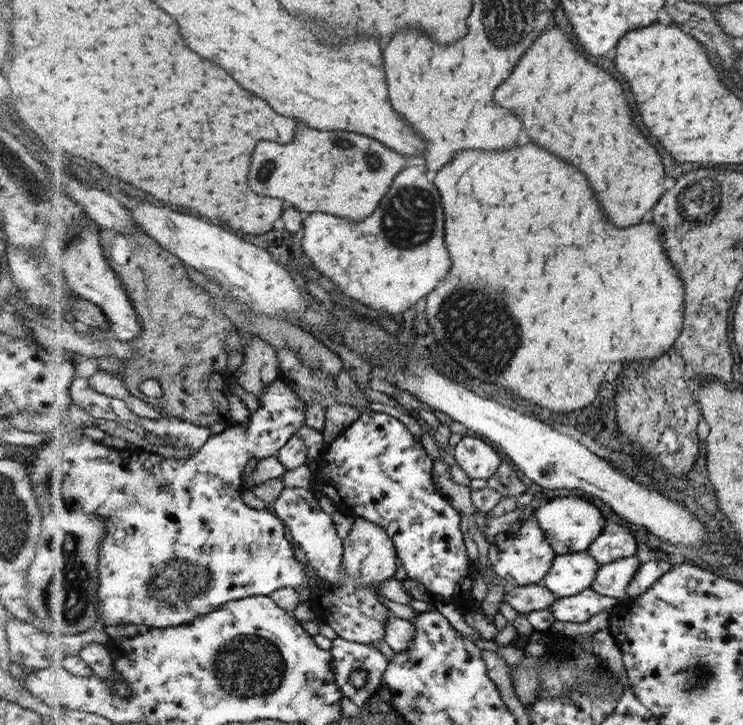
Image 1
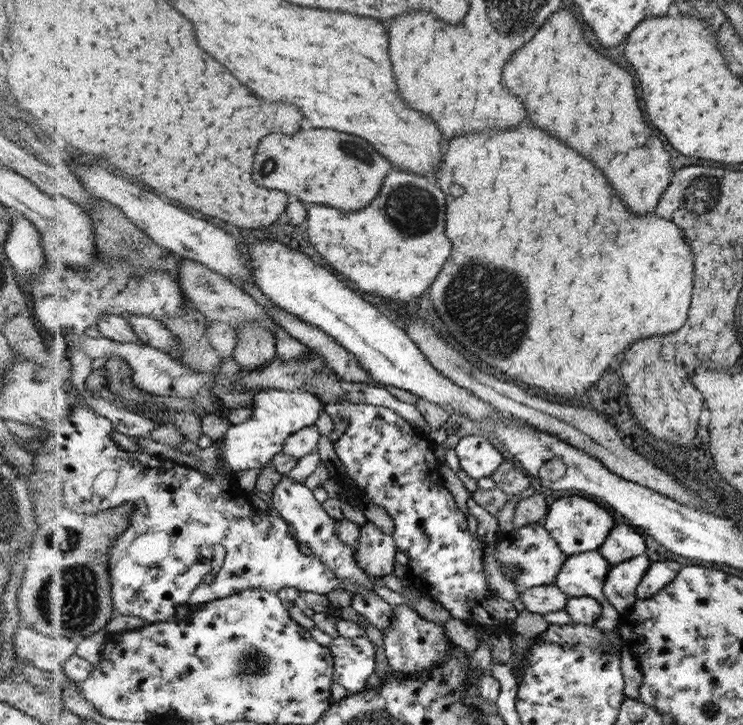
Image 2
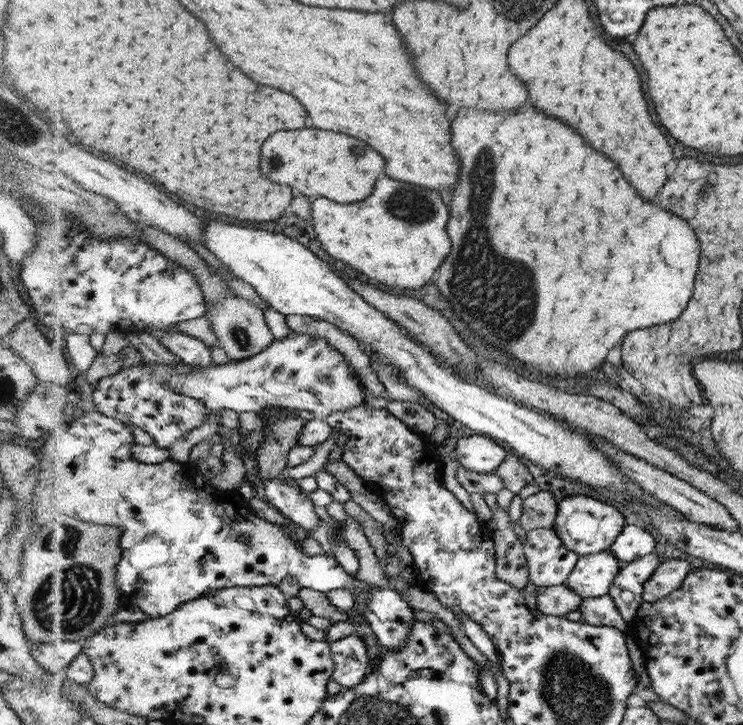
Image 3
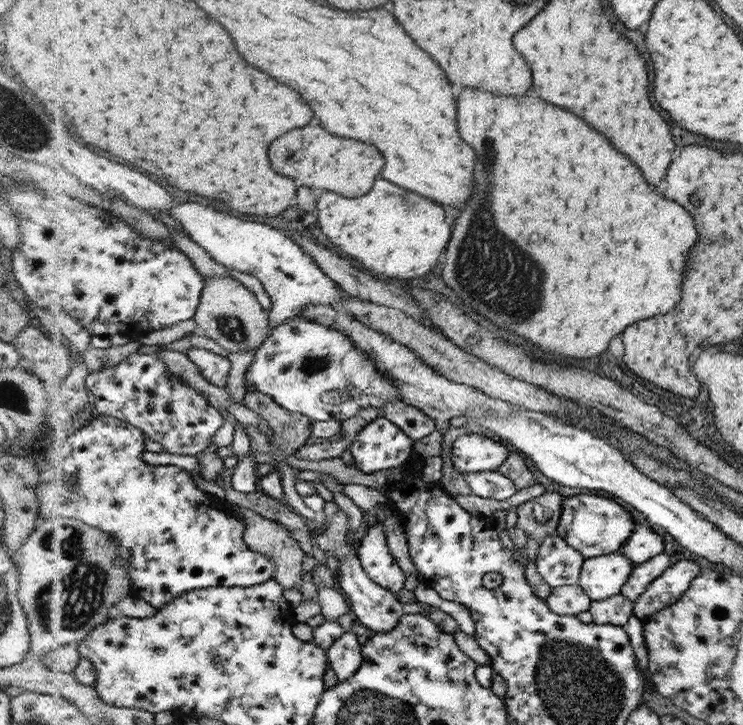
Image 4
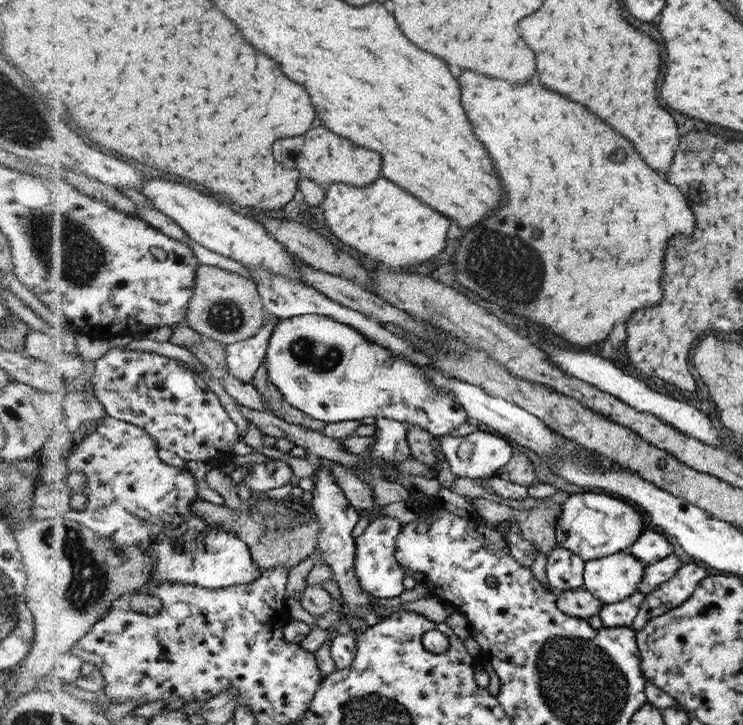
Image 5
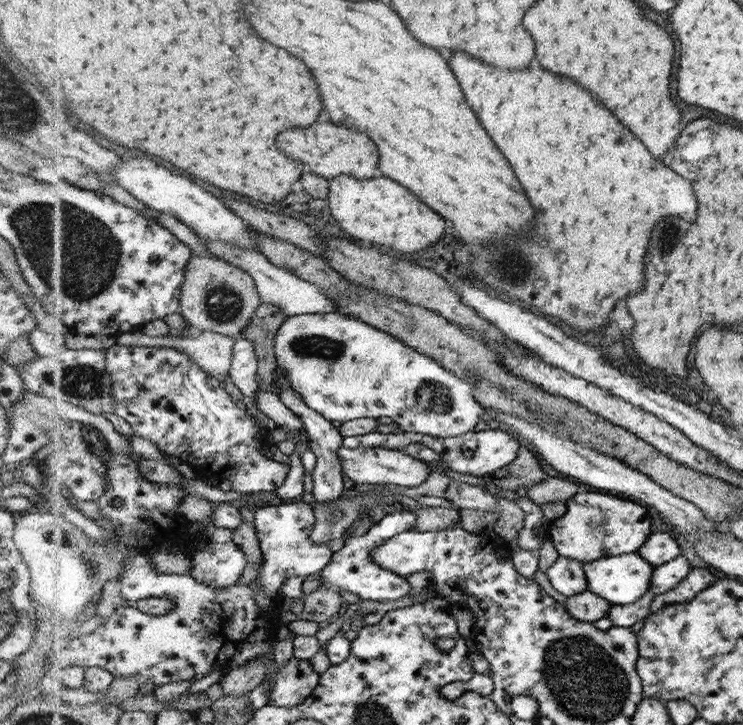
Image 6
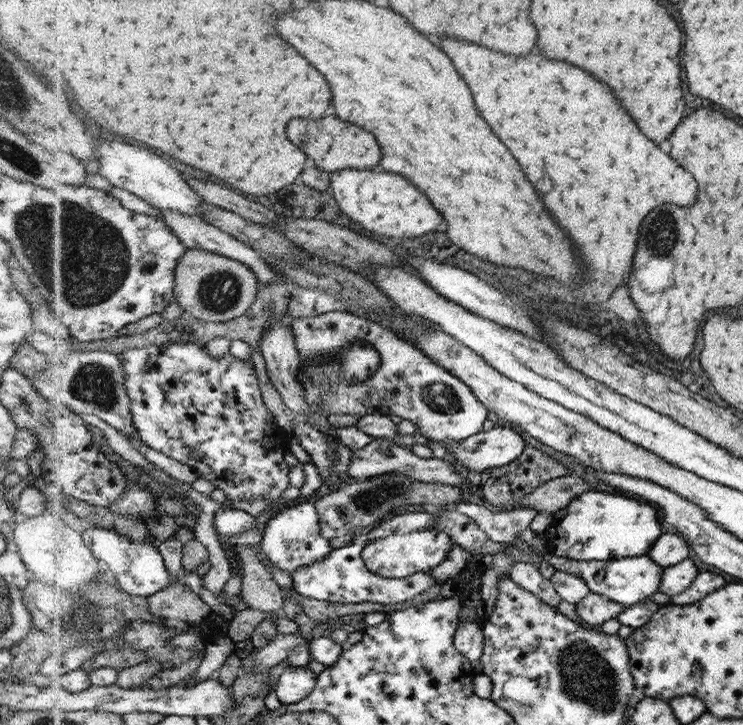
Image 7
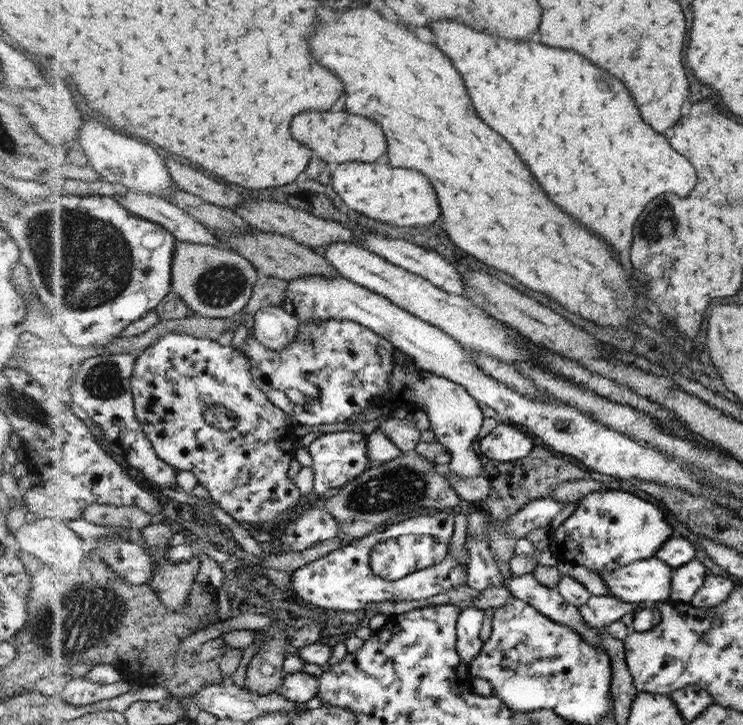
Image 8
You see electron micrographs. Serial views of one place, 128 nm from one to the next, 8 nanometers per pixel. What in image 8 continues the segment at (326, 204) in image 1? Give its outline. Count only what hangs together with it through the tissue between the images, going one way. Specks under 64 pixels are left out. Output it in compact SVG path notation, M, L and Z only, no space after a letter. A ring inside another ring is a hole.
M348 111L302 112L292 128L296 128L296 136L300 136L304 144L316 148L316 154L333 167L348 161L376 162L386 152L386 138L380 124Z

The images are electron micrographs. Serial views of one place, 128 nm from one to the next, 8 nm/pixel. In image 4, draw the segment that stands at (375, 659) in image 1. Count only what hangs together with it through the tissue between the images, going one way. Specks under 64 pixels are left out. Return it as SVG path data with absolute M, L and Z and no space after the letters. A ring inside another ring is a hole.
M345 632L327 650L329 666L339 681L347 681L362 664L361 644L352 632Z

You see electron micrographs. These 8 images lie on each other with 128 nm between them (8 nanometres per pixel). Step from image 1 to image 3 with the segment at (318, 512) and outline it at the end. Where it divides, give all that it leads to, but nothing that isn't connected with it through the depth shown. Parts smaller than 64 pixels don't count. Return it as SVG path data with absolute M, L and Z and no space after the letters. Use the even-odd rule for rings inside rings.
M278 479L265 482L265 490L269 500L276 506L277 510L282 513L289 522L295 522L306 530L307 538L312 537L312 530L316 528L320 518L316 515L314 504L308 494L301 492L298 485L297 487L290 487L282 483Z

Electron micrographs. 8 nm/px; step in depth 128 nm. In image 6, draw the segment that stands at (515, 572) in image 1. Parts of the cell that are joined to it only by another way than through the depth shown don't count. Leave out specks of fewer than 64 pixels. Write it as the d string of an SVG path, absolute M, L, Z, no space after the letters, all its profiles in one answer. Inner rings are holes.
M559 556L545 573L552 586L567 598L587 590L585 570L578 560Z

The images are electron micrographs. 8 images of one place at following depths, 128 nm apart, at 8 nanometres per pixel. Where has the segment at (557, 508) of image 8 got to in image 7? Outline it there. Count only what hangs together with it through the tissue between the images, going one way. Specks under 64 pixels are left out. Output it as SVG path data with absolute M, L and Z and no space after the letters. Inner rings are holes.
M469 501L454 504L454 511L472 518L490 540L501 543L515 541L518 533L529 528L532 520L538 515L538 511L532 507L514 507L511 514L494 513L483 505Z

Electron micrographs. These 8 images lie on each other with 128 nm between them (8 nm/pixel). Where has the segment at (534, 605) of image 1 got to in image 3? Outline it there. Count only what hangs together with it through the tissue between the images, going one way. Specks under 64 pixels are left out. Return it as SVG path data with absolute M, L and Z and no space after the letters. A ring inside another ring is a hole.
M566 585L538 587L536 602L540 612L566 617L568 612L579 610L583 598Z

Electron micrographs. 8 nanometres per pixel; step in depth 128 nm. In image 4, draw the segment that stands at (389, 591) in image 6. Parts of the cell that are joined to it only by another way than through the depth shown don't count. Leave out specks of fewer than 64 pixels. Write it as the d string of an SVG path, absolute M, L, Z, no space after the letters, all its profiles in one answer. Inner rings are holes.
M378 522L371 526L358 541L357 555L367 577L394 594L403 590L406 574L386 545L384 525Z

